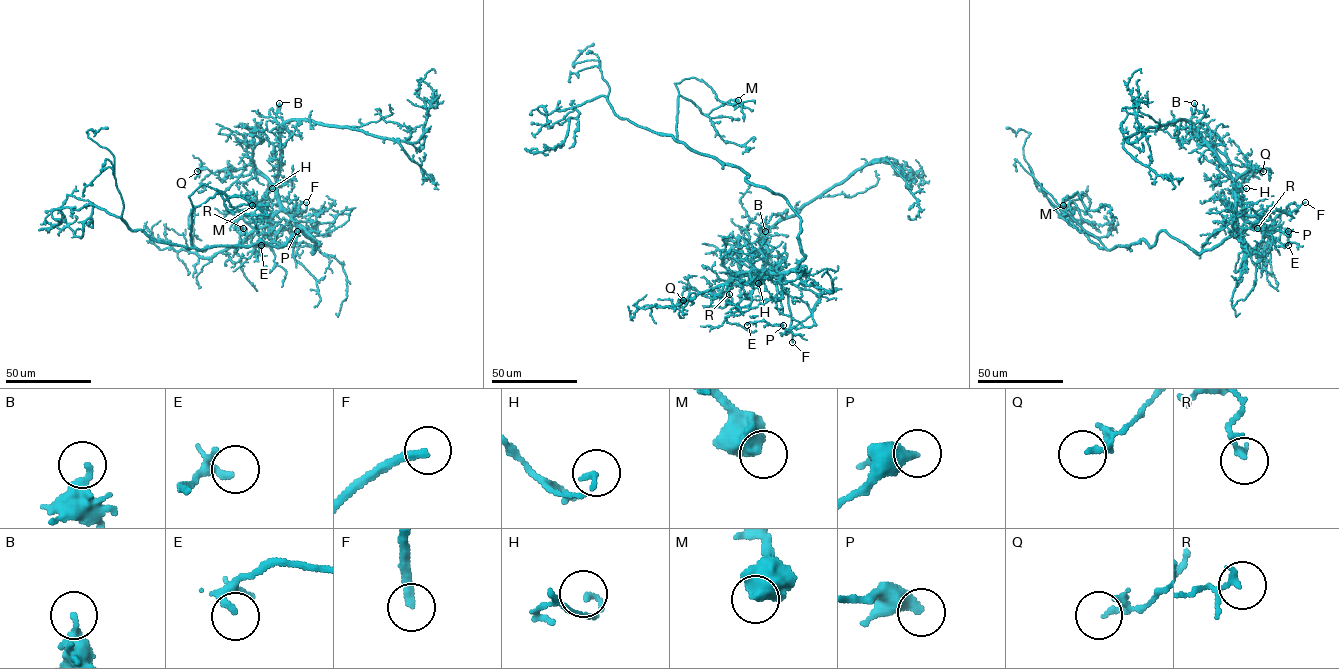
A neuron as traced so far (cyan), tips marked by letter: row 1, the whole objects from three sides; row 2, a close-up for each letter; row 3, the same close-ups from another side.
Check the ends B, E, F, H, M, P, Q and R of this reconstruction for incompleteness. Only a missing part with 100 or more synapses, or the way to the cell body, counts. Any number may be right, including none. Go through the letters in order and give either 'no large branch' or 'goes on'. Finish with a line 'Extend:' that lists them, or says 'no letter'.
B: no large branch
E: no large branch
F: goes on
H: no large branch
M: no large branch
P: no large branch
Q: no large branch
R: no large branch
Extend: F

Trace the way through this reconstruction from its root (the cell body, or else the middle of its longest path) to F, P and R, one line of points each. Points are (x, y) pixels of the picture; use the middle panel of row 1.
F: (797, 238), (804, 258), (788, 273), (777, 275), (787, 294), (792, 342)
P: (797, 238), (804, 258), (788, 273), (777, 275), (777, 293), (762, 307), (764, 321), (772, 325), (783, 325)
R: (797, 238), (804, 257), (794, 268), (782, 272), (739, 273), (733, 279), (729, 294)

